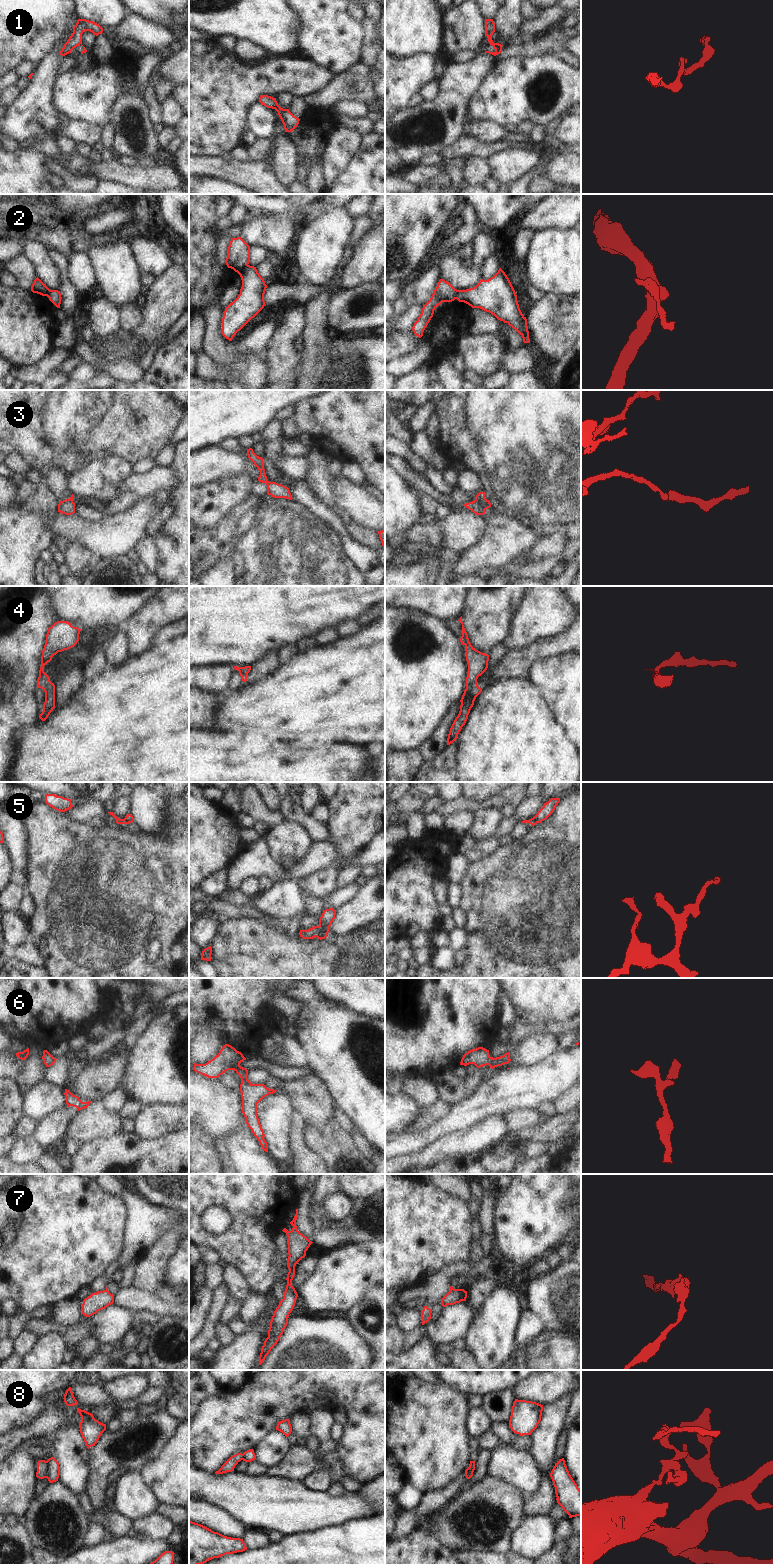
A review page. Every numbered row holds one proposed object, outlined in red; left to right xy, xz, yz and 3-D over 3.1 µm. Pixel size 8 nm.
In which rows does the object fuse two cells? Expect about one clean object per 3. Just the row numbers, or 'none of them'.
1, 2, 3, 5, 7, 8

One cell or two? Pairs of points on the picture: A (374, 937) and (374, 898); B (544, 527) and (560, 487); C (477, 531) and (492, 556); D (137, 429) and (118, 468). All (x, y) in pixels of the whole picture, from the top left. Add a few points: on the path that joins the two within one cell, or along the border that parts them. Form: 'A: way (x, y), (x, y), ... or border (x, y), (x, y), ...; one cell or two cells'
A: border (374, 921), (353, 931); two cells
B: way (545, 517), (547, 510), (560, 497); one cell
C: border (486, 520), (484, 536), (465, 552); two cells
D: border (99, 458), (120, 456), (136, 467); two cells

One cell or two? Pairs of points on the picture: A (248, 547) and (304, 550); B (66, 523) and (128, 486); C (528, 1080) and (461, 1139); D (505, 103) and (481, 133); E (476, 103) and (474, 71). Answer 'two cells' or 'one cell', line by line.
A: one cell
B: two cells
C: two cells
D: two cells
E: two cells

